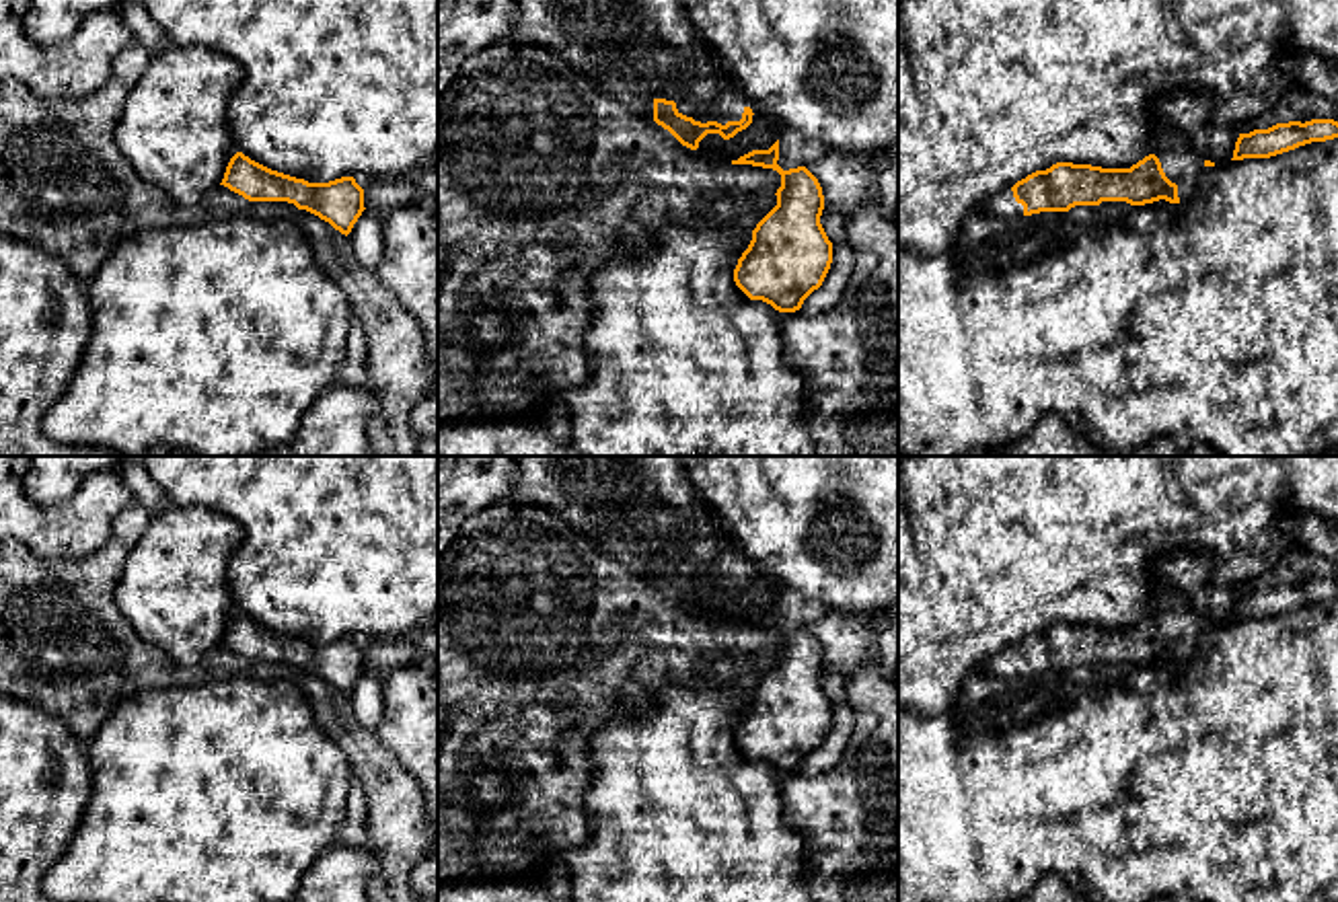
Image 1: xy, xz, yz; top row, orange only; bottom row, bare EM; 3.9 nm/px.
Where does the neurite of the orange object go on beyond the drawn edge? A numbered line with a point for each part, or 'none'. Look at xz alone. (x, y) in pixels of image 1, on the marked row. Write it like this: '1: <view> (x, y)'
1: xz (728, 105)

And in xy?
none

